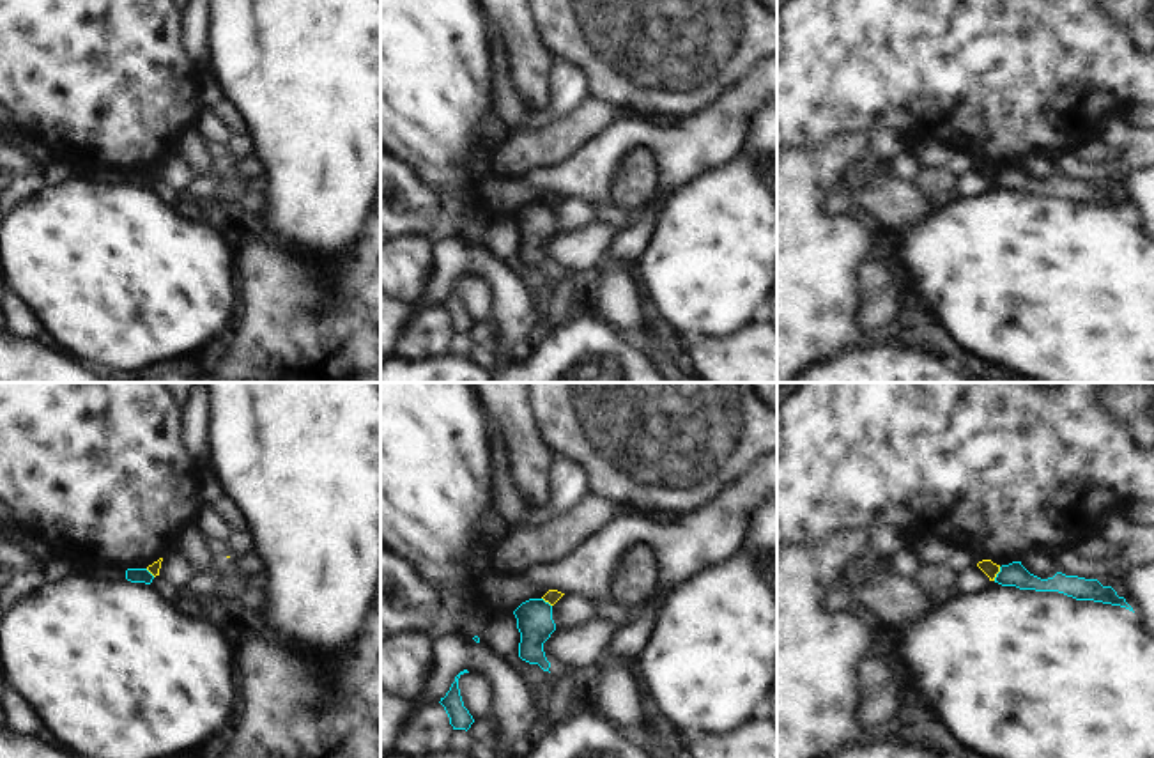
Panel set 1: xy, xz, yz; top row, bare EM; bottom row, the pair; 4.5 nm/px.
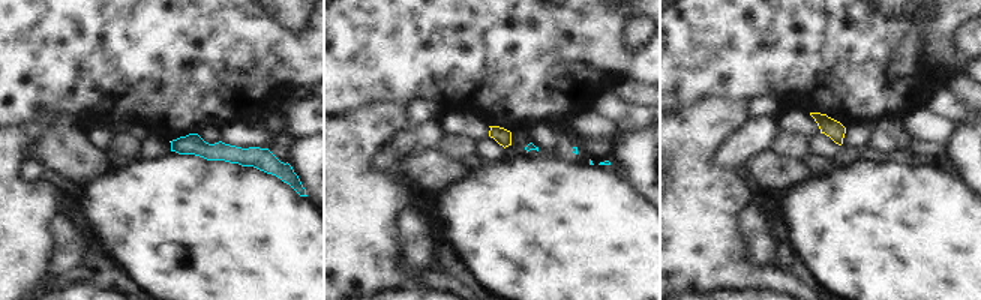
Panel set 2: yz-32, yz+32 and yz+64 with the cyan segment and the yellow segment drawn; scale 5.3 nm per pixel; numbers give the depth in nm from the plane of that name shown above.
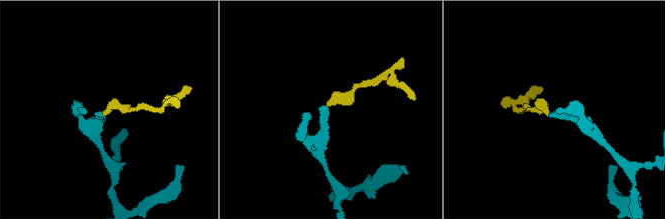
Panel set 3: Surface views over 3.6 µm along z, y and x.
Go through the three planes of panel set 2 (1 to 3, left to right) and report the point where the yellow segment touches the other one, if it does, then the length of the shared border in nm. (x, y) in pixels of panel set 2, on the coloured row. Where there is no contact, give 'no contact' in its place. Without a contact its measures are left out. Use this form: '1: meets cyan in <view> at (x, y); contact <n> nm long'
1: no contact
2: no contact
3: no contact

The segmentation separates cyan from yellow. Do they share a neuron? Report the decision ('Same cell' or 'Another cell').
Another cell.

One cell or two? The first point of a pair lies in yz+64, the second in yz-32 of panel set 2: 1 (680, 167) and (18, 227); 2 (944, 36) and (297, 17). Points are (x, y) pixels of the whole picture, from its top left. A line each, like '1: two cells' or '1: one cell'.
1: one cell
2: two cells

